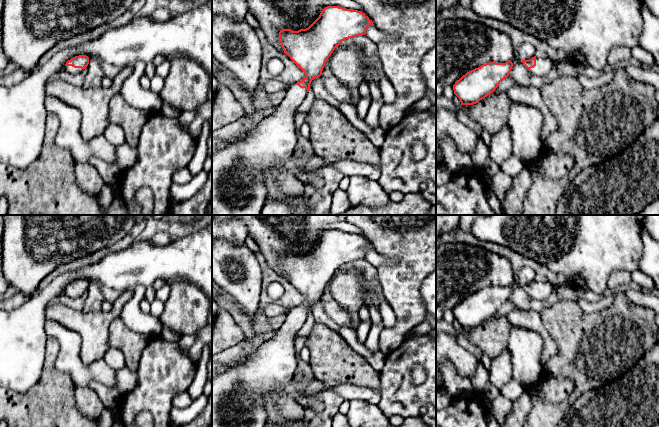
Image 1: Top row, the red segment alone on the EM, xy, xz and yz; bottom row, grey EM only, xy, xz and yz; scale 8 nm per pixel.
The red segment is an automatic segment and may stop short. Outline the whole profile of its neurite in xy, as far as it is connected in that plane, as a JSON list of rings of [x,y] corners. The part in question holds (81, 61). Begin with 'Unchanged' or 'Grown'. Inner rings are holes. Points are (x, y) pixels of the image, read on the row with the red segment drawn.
Grown. [[[79,55],[71,58],[65,64],[64,70],[70,74],[77,74],[86,69],[89,64],[89,57],[86,55]]]

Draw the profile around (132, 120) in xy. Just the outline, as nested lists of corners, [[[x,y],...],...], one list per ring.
[[[120,93],[113,96],[109,102],[109,122],[122,127],[126,143],[133,148],[137,148],[140,134],[149,116],[146,111],[131,106]]]

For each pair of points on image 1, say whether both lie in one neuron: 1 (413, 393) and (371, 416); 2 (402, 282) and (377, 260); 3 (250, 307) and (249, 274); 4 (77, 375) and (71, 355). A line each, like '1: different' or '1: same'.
1: different
2: different
3: same
4: same

